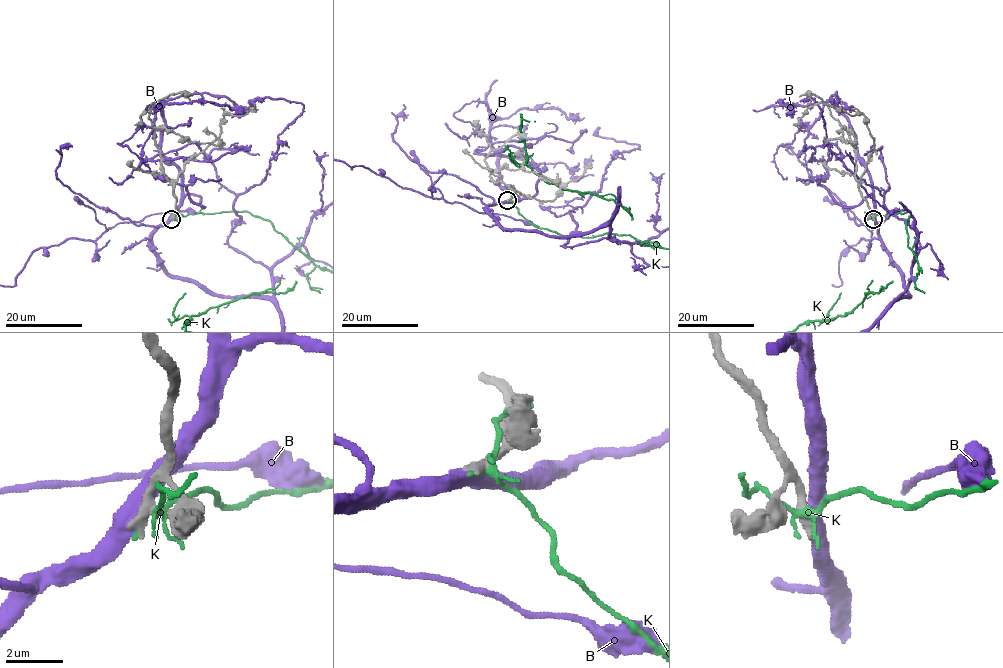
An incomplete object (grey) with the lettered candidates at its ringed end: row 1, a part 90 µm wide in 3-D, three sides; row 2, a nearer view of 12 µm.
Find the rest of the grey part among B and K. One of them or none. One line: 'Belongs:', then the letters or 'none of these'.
Belongs: none of these

